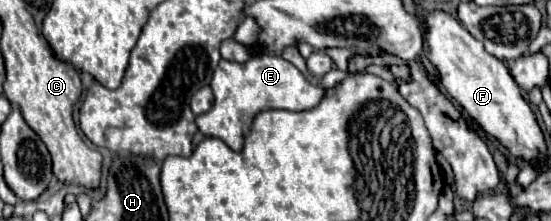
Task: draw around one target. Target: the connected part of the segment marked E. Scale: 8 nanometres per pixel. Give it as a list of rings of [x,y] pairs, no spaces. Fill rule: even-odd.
[[[254,54],[246,68],[244,64],[222,60],[214,72],[212,78],[212,92],[214,92],[214,106],[206,114],[196,116],[196,124],[204,136],[214,136],[226,142],[232,150],[240,150],[244,144],[244,138],[250,132],[252,118],[270,108],[278,110],[312,110],[320,104],[320,100],[326,96],[326,88],[314,86],[308,82],[308,78],[288,60],[282,56],[268,56],[268,54]]]

